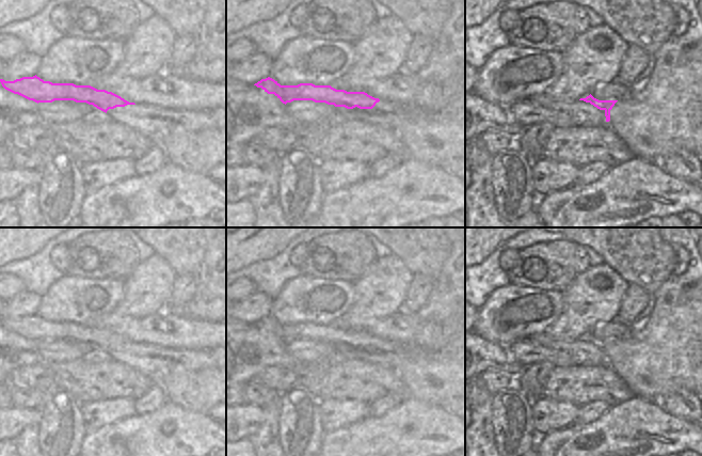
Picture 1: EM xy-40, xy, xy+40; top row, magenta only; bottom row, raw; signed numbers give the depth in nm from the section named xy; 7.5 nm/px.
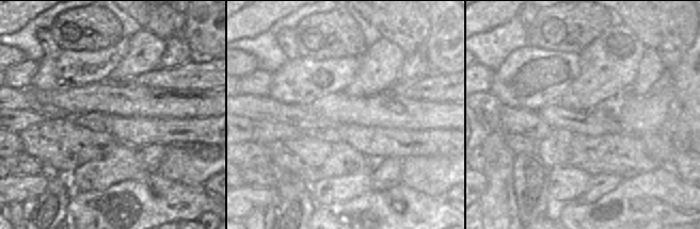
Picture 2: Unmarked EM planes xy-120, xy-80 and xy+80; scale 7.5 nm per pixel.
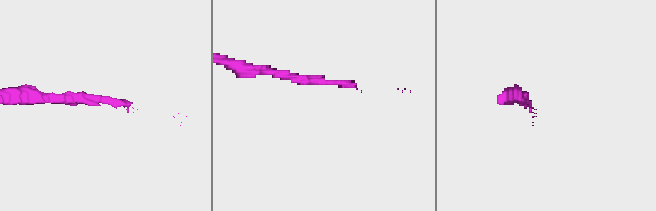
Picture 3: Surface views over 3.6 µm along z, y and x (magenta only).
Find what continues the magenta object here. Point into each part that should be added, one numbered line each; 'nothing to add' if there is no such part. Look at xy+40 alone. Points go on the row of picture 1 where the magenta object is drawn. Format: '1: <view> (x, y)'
1: xy+40 (580, 113)

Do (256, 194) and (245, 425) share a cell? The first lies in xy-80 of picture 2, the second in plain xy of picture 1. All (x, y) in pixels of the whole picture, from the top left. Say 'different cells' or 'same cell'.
same cell

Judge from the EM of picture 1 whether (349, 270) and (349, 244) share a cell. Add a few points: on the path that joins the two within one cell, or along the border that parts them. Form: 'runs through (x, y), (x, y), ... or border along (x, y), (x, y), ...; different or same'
runs through (349, 264), (349, 250); same

